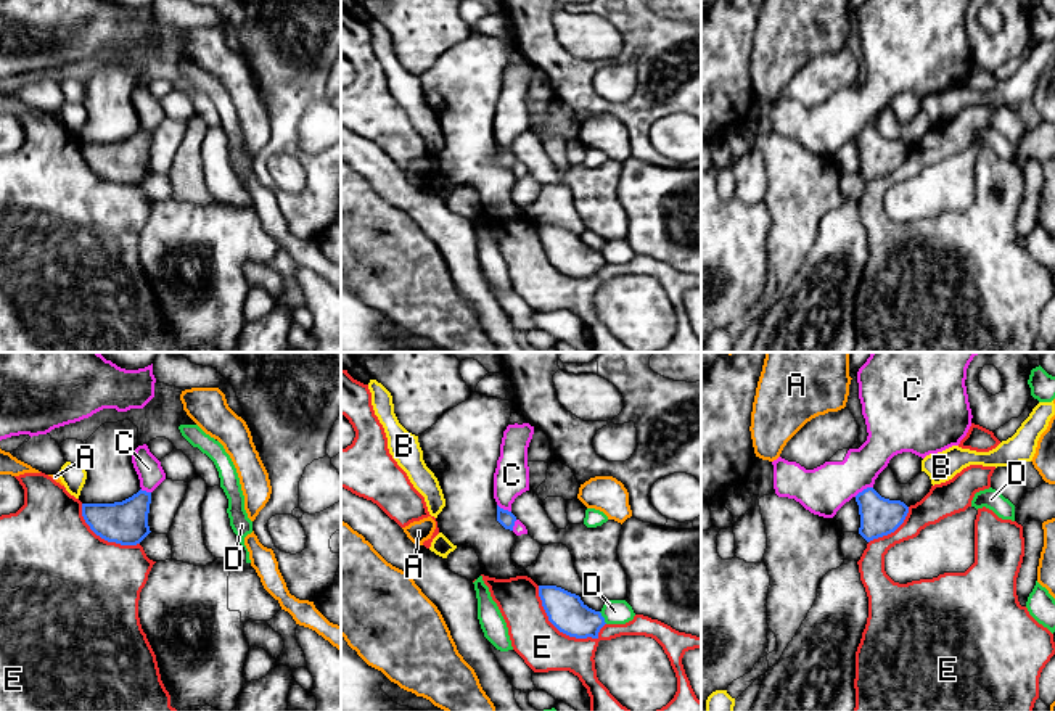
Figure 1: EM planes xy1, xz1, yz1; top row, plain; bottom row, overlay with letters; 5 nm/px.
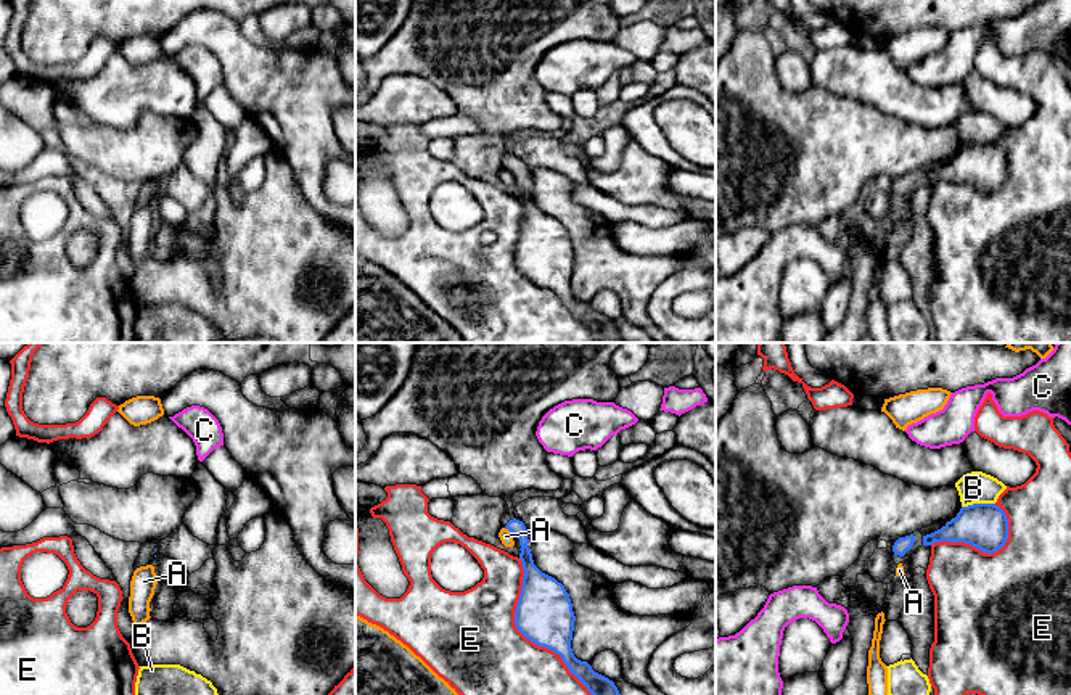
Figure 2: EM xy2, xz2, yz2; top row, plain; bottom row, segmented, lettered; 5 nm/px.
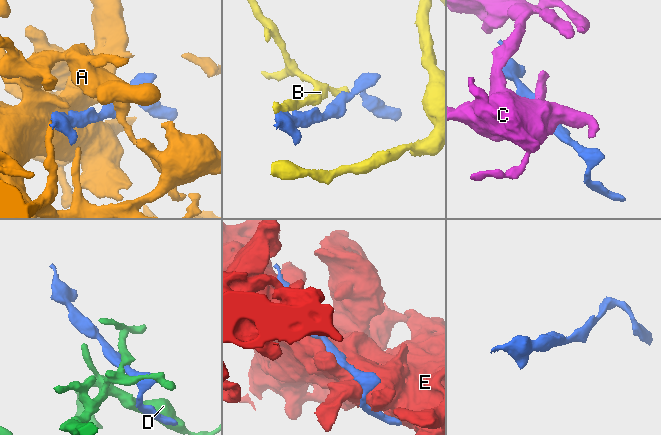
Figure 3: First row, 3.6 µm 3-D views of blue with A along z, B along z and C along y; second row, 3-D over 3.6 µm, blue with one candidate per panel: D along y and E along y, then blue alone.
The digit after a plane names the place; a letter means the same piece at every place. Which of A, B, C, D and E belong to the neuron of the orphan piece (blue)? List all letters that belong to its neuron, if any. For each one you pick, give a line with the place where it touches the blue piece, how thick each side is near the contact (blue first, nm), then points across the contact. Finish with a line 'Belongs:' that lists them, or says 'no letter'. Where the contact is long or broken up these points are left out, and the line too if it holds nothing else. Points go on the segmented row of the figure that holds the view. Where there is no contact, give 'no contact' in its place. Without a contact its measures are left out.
Belongs: no letter

